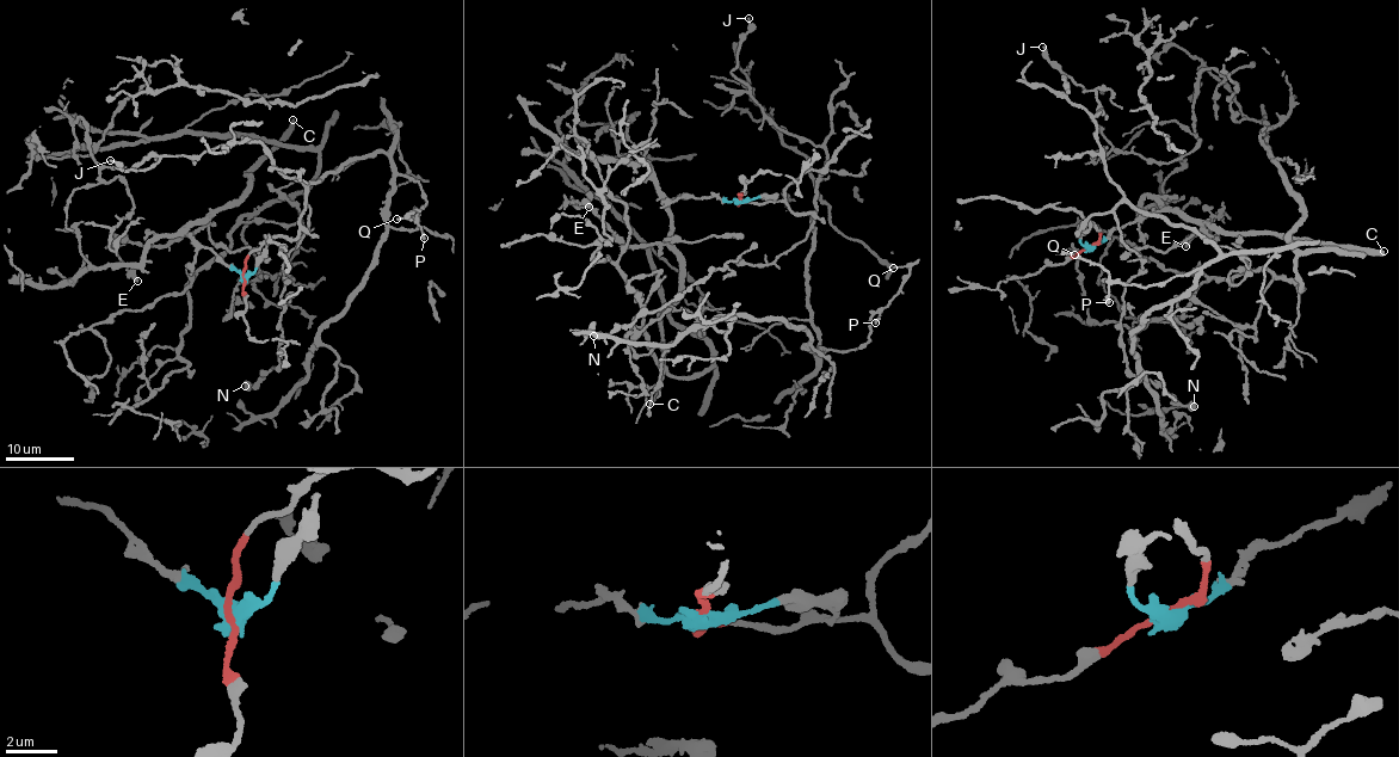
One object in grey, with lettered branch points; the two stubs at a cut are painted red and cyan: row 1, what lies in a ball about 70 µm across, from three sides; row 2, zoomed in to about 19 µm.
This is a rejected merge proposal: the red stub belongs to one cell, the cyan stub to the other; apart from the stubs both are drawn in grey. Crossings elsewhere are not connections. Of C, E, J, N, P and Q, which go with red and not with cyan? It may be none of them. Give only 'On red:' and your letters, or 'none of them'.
On red: J, N, P, Q

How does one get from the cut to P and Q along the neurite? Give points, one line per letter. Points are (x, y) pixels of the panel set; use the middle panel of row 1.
P: (739, 199), (813, 213), (807, 309), (821, 351), (856, 351), (876, 313), (875, 324)
Q: (739, 199), (813, 213), (807, 309), (819, 350), (869, 339), (870, 317), (908, 271), (893, 266)

